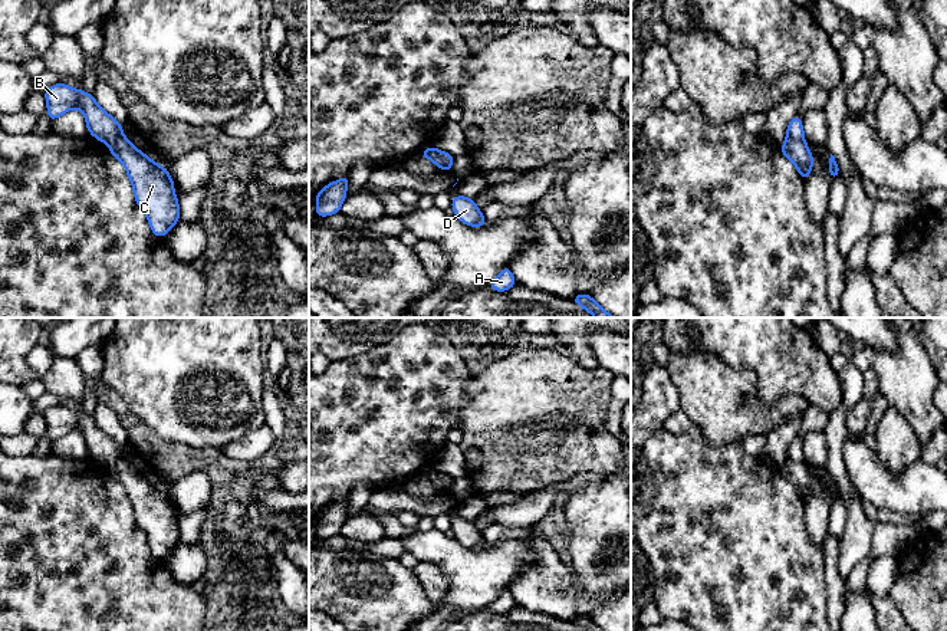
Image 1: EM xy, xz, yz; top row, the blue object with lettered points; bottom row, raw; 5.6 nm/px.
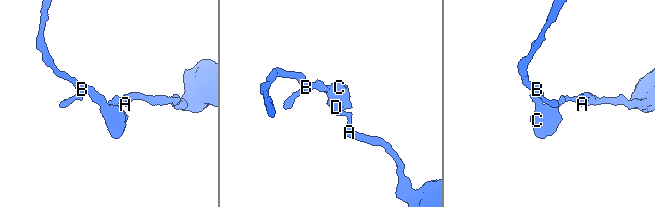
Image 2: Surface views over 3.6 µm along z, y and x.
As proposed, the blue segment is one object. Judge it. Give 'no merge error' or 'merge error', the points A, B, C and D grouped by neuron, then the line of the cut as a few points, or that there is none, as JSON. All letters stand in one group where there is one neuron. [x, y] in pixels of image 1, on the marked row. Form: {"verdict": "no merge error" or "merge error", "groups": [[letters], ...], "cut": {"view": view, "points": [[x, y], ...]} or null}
{"verdict": "merge error", "groups": [["A", "C", "D"], ["B"]], "cut": {"view": "xz", "points": [[437, 151], [440, 167]]}}

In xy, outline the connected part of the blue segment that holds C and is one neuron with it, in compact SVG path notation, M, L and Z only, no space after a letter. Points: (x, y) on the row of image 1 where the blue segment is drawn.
M125 137L111 144L109 151L124 164L135 203L145 211L152 233L164 237L180 217L178 198L170 172L137 149Z

